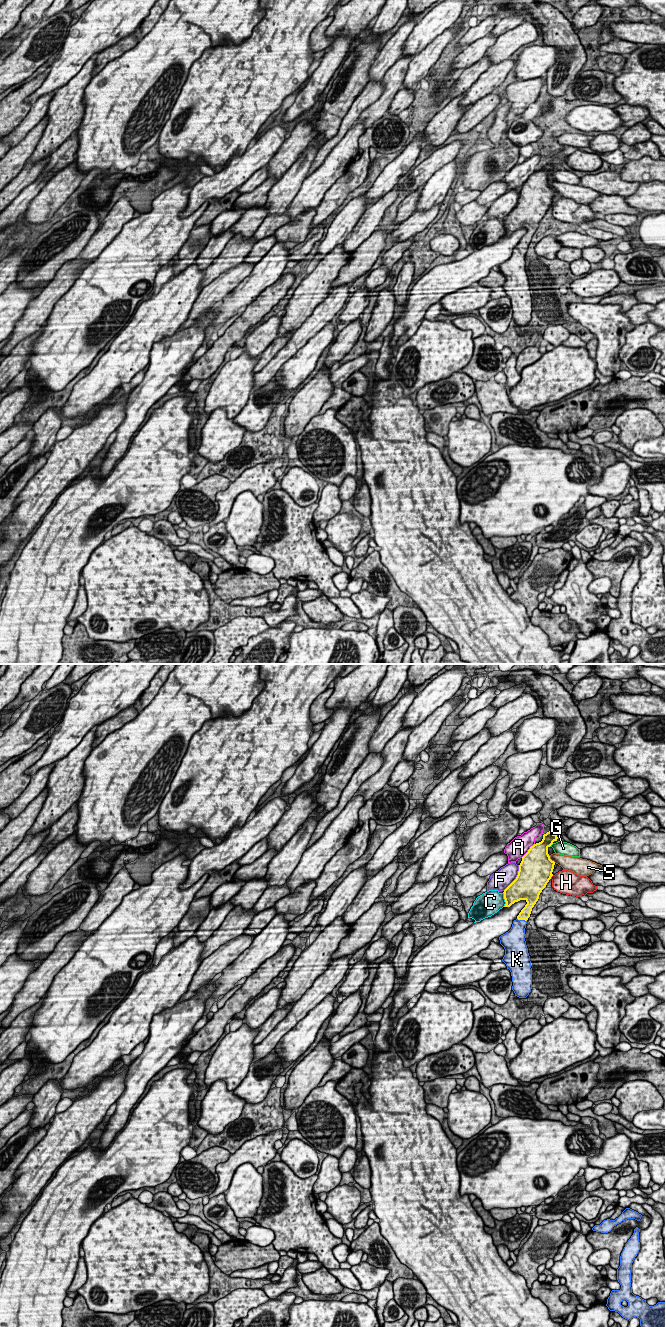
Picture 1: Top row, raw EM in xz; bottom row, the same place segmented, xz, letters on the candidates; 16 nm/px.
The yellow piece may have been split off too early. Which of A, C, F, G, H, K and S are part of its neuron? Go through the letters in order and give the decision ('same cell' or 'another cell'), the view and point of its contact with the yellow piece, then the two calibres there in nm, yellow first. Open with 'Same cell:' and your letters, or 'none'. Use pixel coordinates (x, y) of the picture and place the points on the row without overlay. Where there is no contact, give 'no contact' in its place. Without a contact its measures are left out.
Same cell: K
A: another cell; contact xz (528, 178); calibres 480 and 320 nm
C: another cell; contact xz (504, 226); calibres 320 and 380 nm
F: another cell; contact xz (516, 206); calibres 480 and 320 nm
G: another cell; contact xz (551, 172); calibres 300 and 220 nm
H: another cell; contact xz (551, 204); calibres 480 and 380 nm
K: same cell; contact xz (522, 247); calibres 160 and 260 nm
S: another cell; contact xz (550, 187); calibres 500 and 200 nm

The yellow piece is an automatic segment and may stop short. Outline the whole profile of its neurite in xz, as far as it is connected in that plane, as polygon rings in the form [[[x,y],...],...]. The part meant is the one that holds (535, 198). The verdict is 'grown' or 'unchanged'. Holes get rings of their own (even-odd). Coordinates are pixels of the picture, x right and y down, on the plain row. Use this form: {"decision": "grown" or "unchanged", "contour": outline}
{"decision": "unchanged", "contour": [[[551,159],[543,163],[541,170],[530,175],[522,185],[516,207],[504,218],[505,234],[525,228],[527,232],[517,244],[527,249],[539,223],[553,204],[555,190],[550,187],[548,176],[557,169],[557,161]]]}

